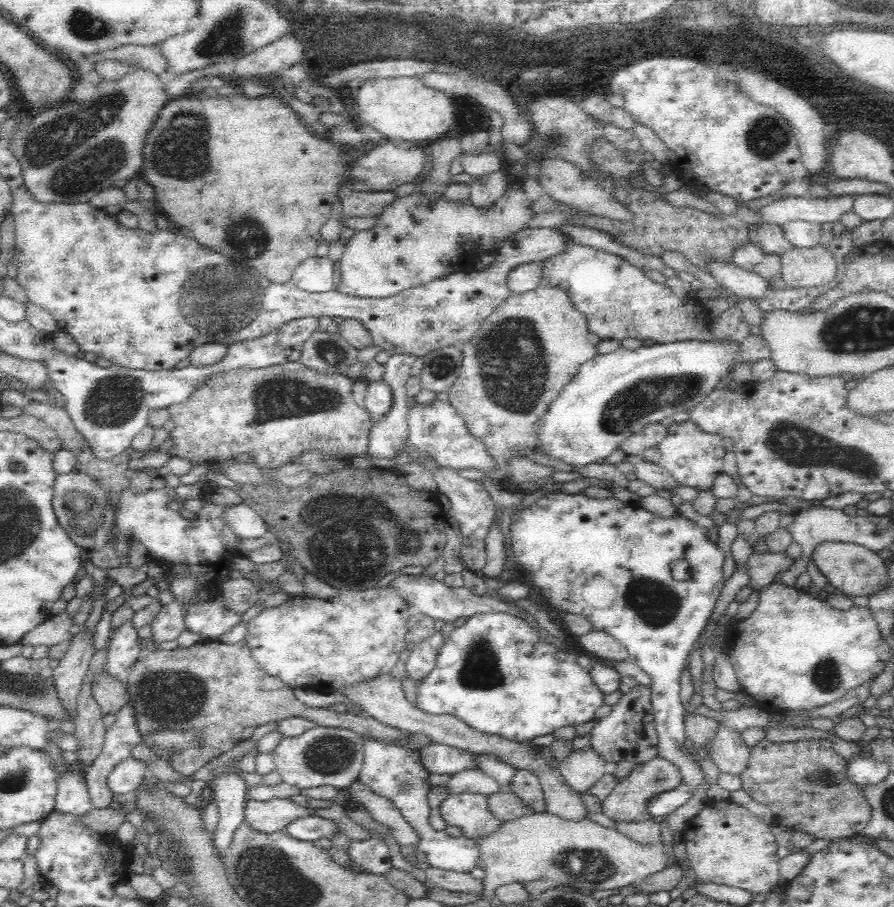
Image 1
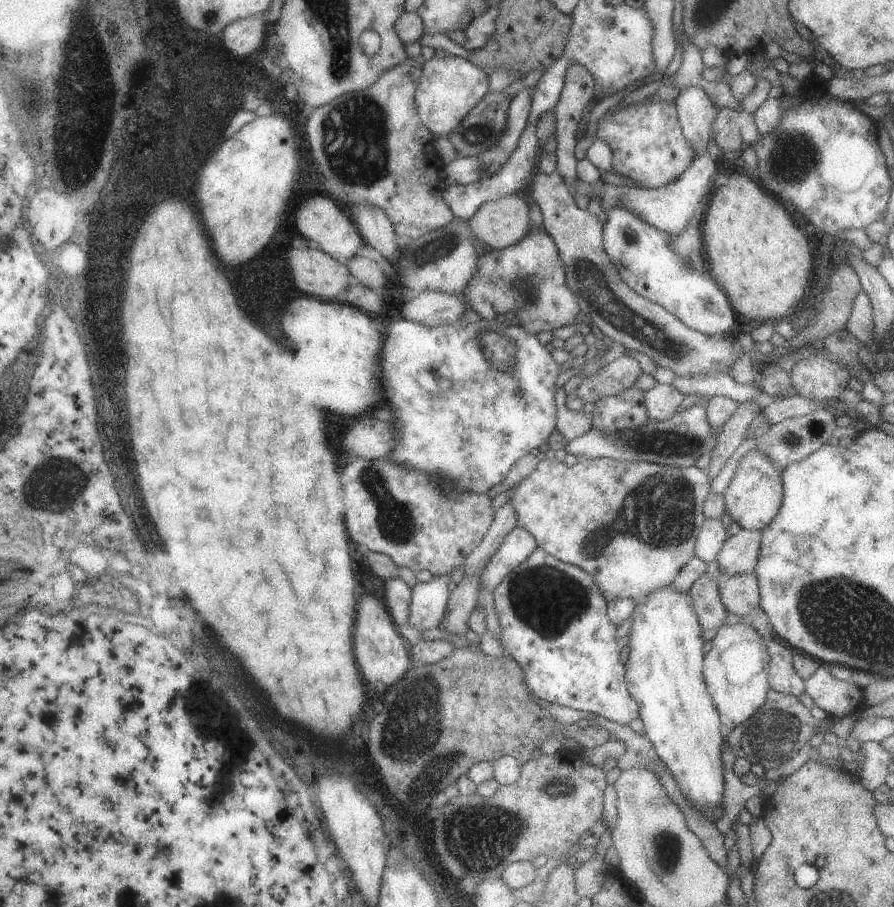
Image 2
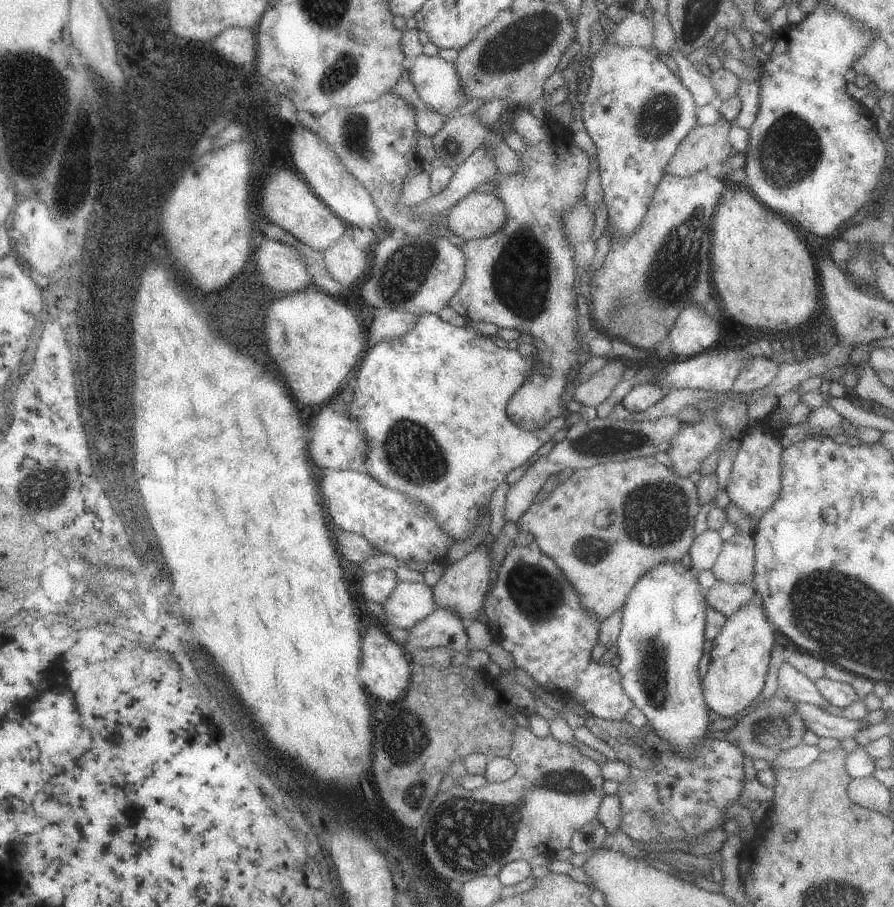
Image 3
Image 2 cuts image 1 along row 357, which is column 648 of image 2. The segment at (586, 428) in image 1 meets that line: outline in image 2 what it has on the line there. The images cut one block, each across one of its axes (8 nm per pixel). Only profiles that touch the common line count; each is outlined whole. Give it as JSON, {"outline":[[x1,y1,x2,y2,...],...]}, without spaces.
{"outline":[[670,584,657,588,635,604,629,619,631,625,625,635,629,648,625,661,625,686,629,696,637,704,638,717,642,720,644,730,643,735,651,743,657,758,671,773,683,800,699,816,703,816,703,820,713,822,715,812,719,810,719,806,721,807,721,794,723,794,723,767,720,752,724,740,719,732,721,724,717,711,703,682,704,640,701,637,702,628,693,612,689,594,677,592]]}

